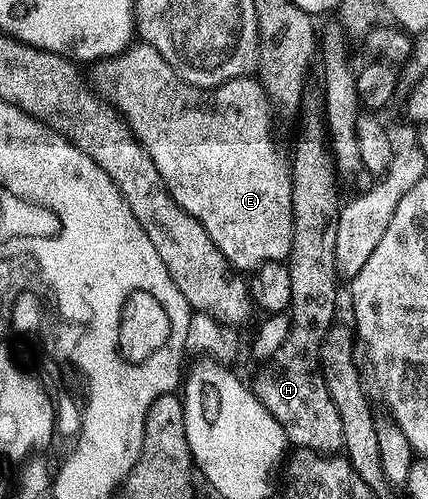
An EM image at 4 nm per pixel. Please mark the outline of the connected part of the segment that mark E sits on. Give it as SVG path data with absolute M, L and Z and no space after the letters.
M134 43L125 49L120 56L96 62L92 69L94 77L92 77L92 80L95 82L96 88L100 90L106 100L112 102L114 107L123 114L125 122L129 124L133 133L137 136L137 141L151 155L159 175L163 179L167 191L175 199L175 203L179 203L179 207L183 207L183 211L190 213L207 231L207 235L211 235L215 247L219 247L219 251L223 251L223 255L229 260L234 269L238 271L246 271L245 269L256 271L261 265L267 265L272 261L284 262L288 258L293 247L293 170L286 154L284 157L283 154L277 153L277 145L273 142L273 109L275 110L275 105L268 94L265 93L260 80L246 75L202 91L196 85L184 81L170 67L167 59L163 59L163 55L159 55L159 51L155 51L155 47L144 43Z

